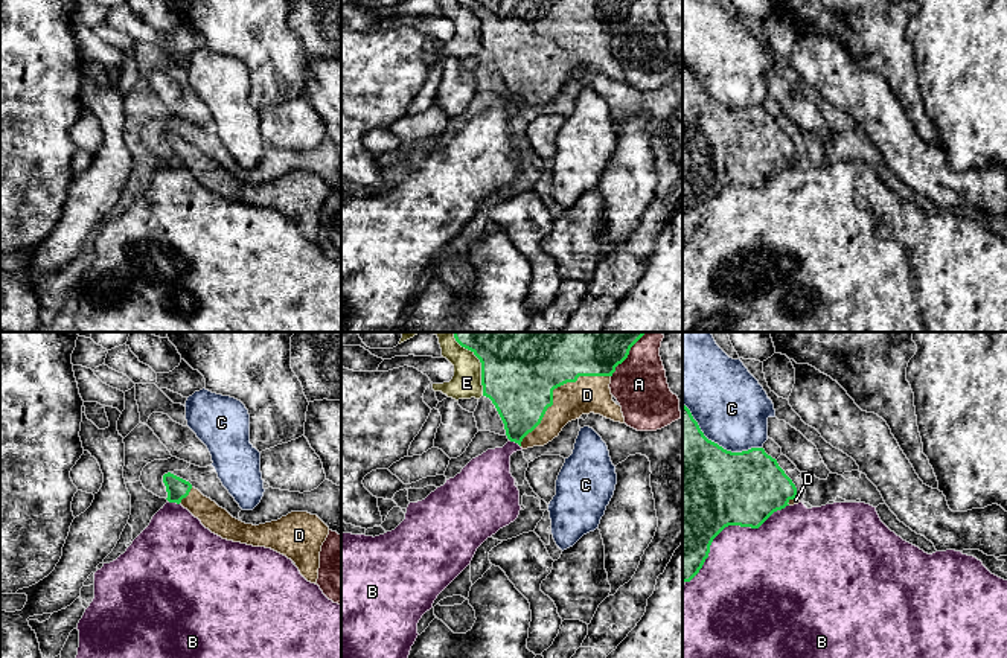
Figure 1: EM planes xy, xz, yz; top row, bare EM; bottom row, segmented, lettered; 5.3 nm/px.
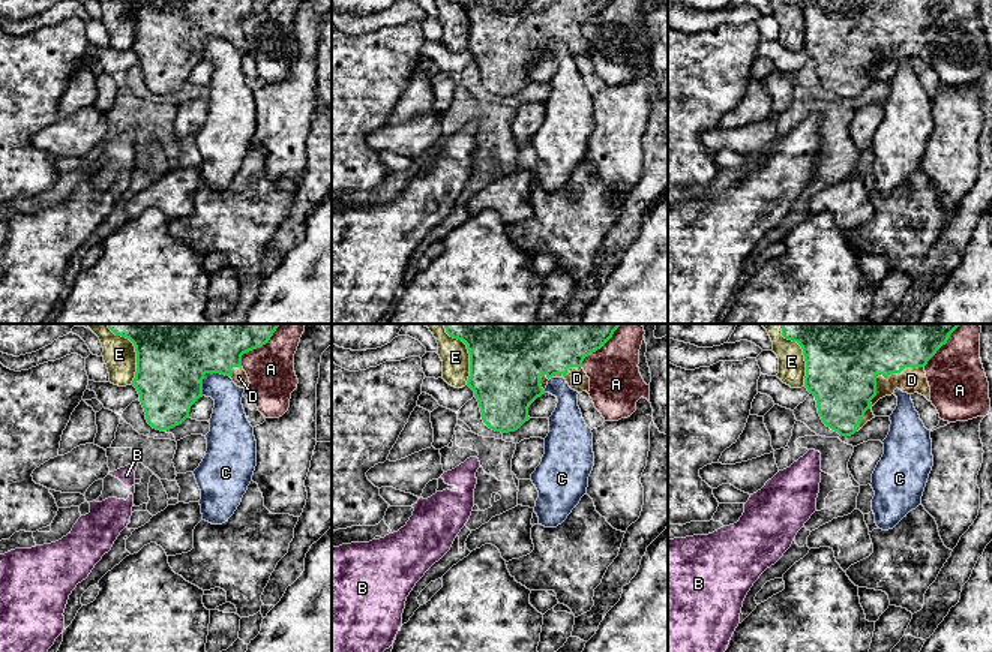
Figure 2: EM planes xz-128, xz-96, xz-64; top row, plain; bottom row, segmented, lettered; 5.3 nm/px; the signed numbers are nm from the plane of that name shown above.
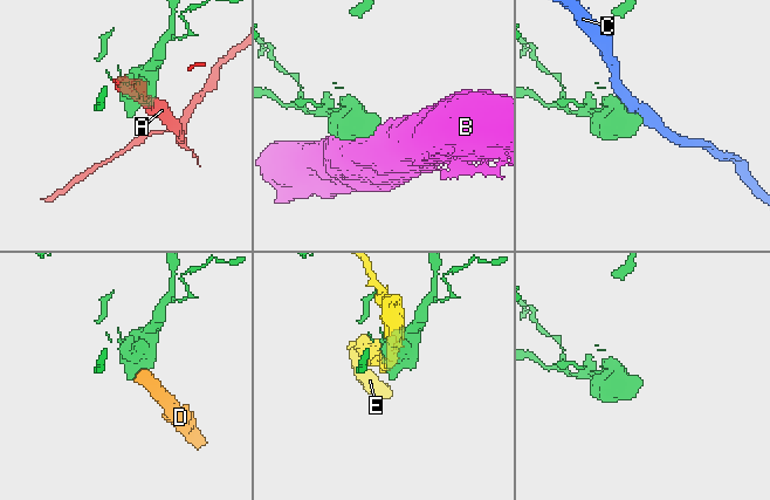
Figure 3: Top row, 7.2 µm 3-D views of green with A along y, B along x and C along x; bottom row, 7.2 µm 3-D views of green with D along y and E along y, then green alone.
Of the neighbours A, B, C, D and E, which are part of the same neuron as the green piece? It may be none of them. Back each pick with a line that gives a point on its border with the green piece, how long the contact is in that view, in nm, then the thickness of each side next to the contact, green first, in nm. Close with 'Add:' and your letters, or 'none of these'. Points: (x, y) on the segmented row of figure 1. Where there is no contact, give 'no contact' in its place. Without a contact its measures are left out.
D: contact xz (553, 389); length 600 nm; calibres 500 and 190 nm
Add: D

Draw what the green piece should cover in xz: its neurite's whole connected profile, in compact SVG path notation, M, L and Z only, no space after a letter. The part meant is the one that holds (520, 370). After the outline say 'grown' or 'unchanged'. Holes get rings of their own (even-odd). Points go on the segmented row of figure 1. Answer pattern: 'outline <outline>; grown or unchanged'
outline M452 332L456 341L471 350L481 363L483 396L495 405L510 442L523 449L544 446L559 436L562 428L582 414L600 414L625 423L622 407L612 401L611 376L631 347L646 332Z; grown

